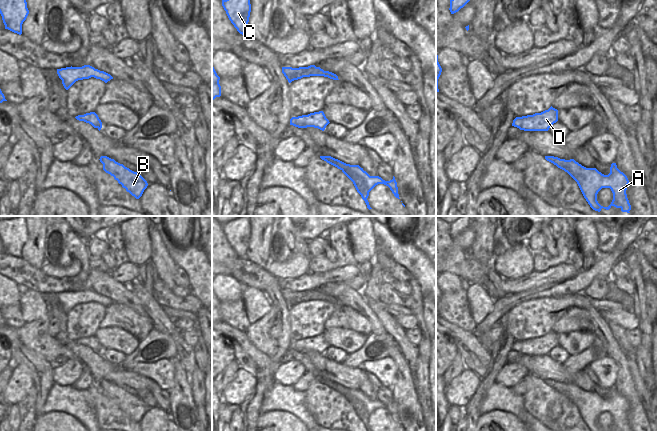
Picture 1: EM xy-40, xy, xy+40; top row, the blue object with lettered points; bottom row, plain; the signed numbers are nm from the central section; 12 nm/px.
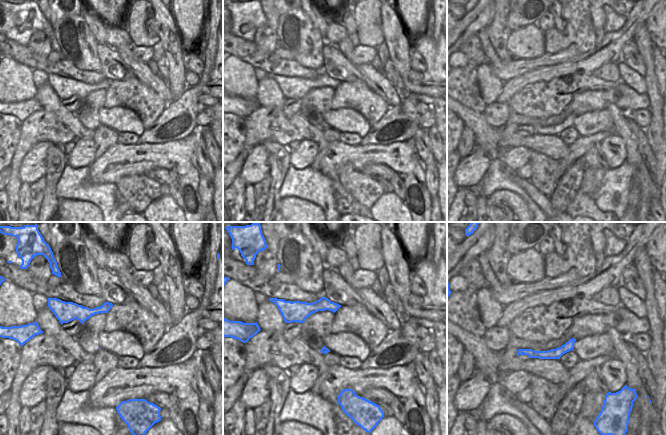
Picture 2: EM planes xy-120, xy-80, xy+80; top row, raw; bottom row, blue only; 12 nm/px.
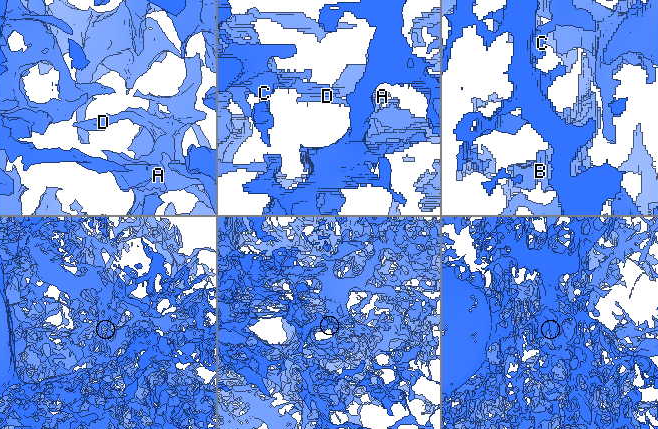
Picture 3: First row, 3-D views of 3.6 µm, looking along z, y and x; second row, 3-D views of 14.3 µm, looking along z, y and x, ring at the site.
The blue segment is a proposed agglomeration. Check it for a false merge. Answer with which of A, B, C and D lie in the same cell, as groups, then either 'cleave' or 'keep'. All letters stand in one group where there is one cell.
A C D / B; cleave

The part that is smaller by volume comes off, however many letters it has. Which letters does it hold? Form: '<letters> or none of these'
B.

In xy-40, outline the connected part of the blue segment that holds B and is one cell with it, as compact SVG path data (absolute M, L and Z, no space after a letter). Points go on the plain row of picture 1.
M101 380L99 384L103 388L103 394L113 400L127 416L136 423L142 420L148 407L139 397L130 394L107 380Z

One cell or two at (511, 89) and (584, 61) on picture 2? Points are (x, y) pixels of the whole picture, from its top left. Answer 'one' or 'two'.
one

